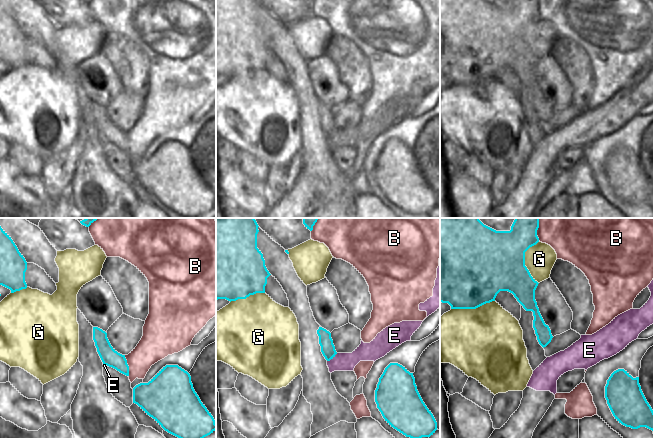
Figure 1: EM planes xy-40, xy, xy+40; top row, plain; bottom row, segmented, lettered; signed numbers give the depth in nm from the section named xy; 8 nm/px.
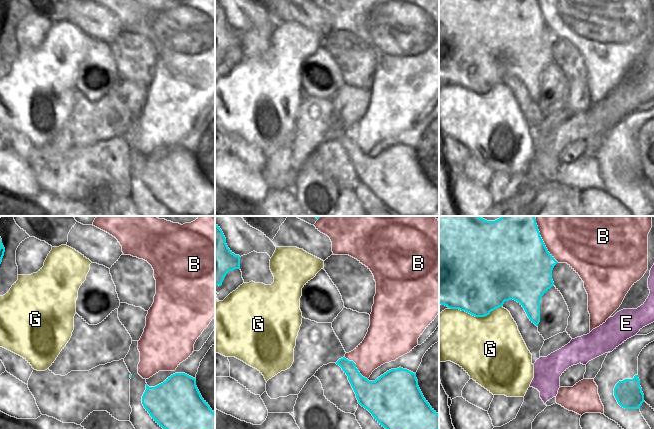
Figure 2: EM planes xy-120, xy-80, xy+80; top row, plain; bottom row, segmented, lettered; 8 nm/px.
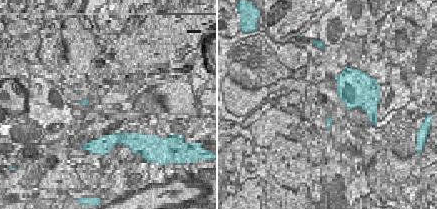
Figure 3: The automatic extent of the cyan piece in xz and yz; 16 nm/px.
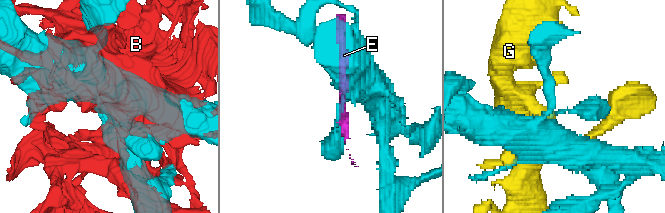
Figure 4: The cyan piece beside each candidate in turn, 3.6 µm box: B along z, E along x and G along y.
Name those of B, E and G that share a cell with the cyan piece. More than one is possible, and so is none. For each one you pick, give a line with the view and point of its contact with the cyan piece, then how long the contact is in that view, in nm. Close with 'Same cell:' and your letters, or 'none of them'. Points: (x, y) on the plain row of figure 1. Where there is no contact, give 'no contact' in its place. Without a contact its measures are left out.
Same cell: none of them

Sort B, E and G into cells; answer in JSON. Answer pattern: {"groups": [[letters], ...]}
{"groups": [["B"], ["E"], ["G"]]}

